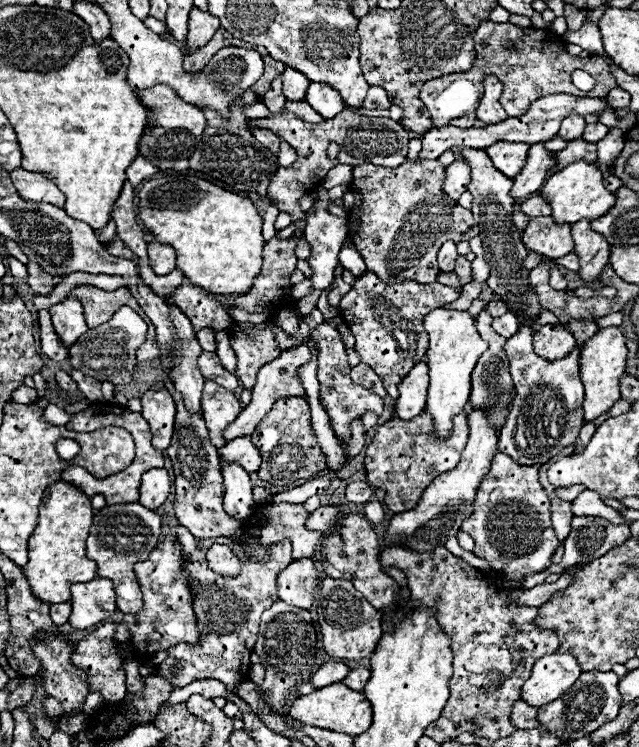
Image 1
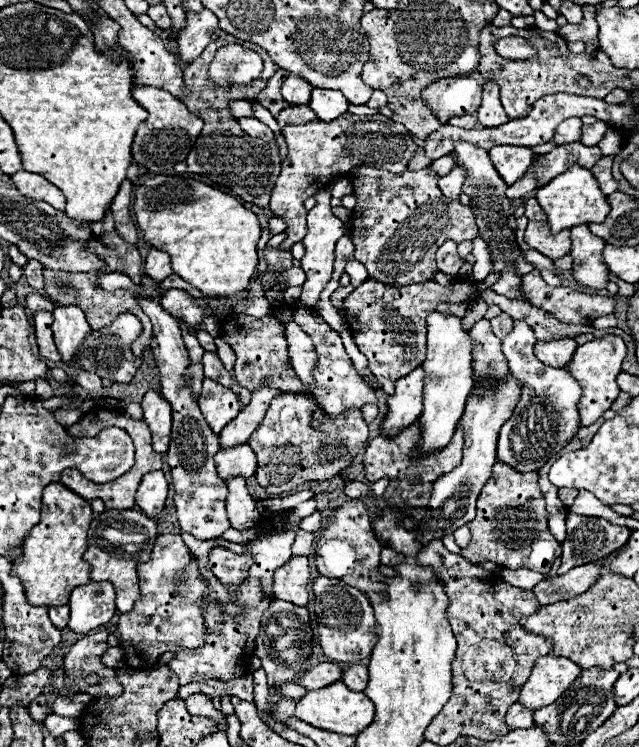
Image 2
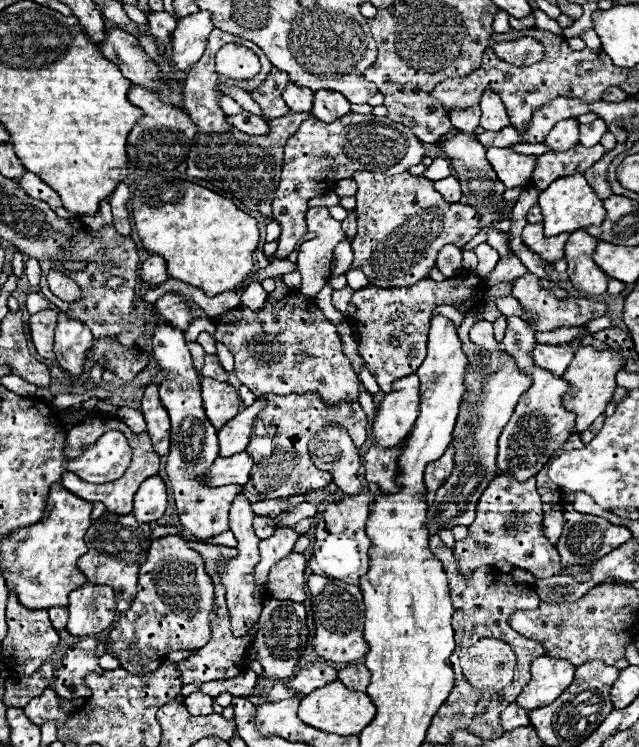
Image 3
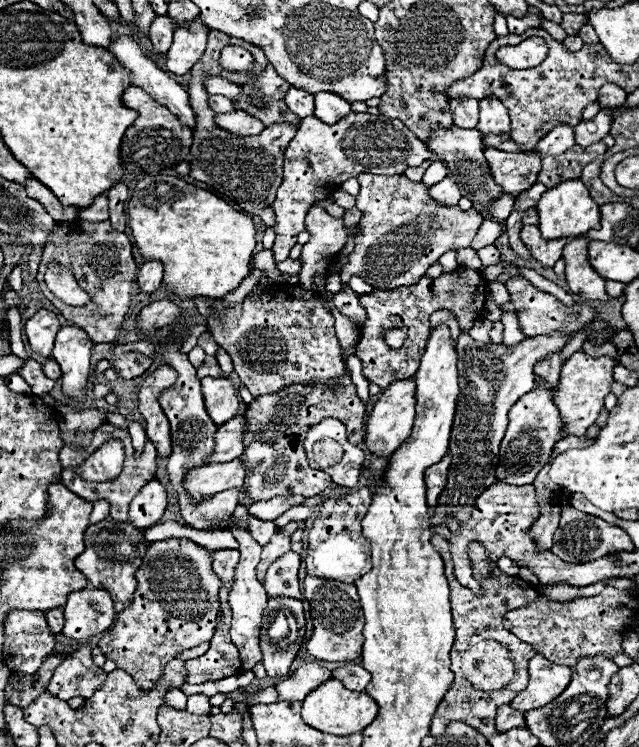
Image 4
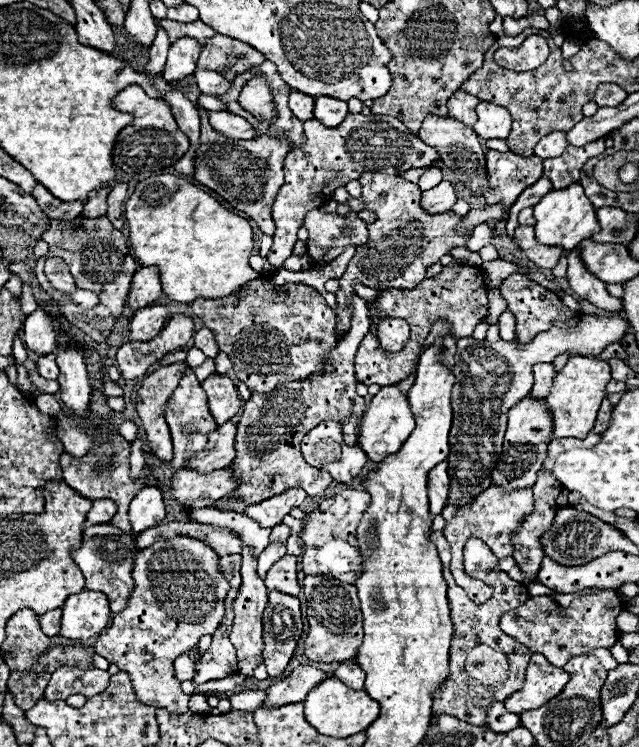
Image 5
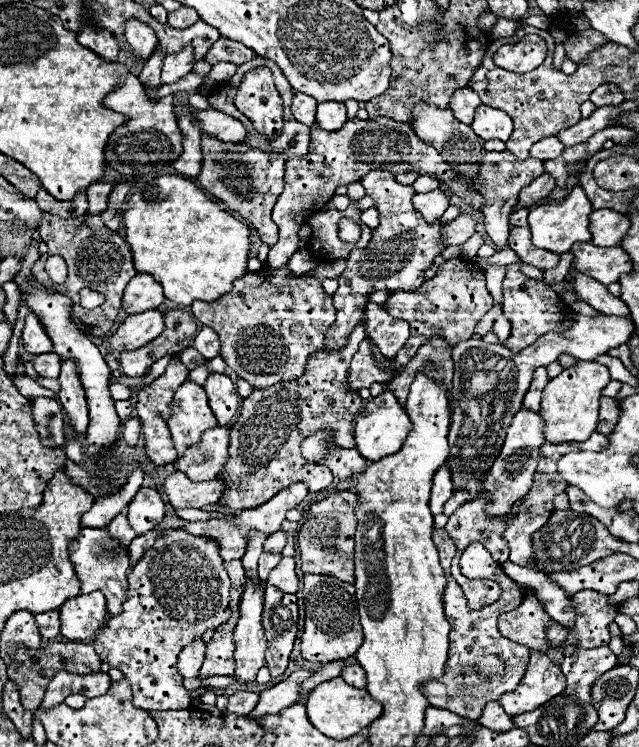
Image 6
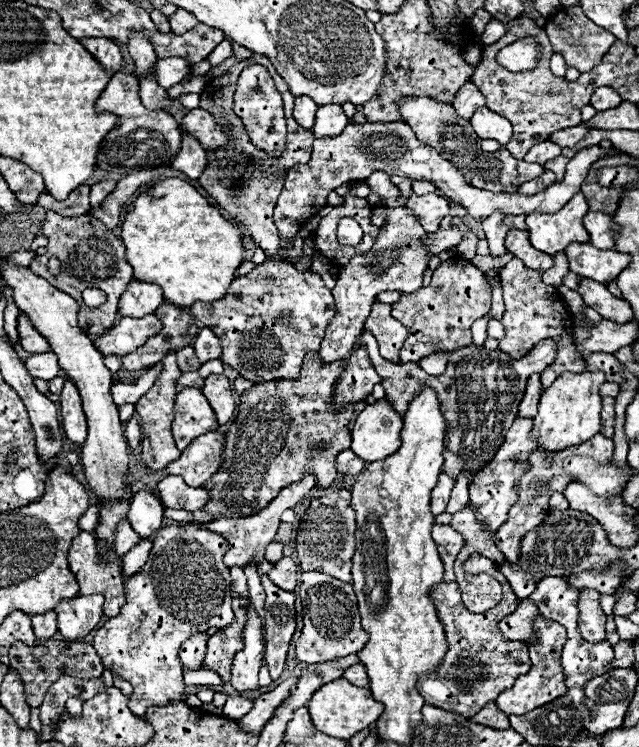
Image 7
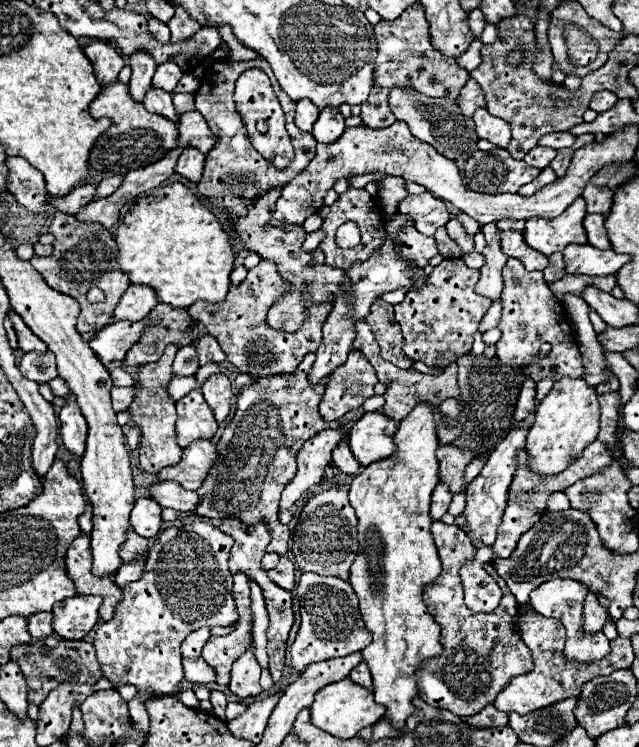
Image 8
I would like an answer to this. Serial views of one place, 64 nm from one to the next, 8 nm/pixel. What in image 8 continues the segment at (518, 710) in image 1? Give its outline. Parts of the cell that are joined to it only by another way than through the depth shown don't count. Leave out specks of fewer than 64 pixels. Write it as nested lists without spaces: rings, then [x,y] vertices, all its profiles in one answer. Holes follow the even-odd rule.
[[[488,704],[484,710],[480,710],[474,716],[464,716],[462,720],[474,728],[506,728],[508,726],[508,714],[496,710],[492,704]]]

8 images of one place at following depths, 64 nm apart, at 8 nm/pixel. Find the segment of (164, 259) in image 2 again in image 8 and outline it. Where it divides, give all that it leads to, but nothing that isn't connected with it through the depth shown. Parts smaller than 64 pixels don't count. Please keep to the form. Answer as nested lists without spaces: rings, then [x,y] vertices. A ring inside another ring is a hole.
[[[132,284],[124,292],[122,300],[118,302],[118,306],[112,314],[112,322],[120,322],[120,320],[138,322],[138,320],[144,320],[156,304],[158,304],[156,294],[148,286],[134,286]]]

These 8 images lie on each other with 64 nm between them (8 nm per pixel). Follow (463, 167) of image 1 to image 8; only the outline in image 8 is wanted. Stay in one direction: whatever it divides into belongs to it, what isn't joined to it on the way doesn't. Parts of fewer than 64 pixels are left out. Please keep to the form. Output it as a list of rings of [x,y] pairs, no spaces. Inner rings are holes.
[[[432,192],[424,194],[408,194],[398,204],[400,214],[408,214],[416,222],[416,230],[424,236],[434,236],[434,232],[450,220],[450,212],[446,204],[432,196]]]

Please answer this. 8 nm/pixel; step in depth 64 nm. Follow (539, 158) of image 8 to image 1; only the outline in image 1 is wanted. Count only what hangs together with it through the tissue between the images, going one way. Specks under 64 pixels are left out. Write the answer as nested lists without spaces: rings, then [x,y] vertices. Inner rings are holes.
[[[572,114],[572,116],[568,116],[568,118],[562,120],[558,138],[568,140],[568,142],[570,142],[570,140],[578,140],[578,138],[582,136],[582,132],[584,132],[584,126],[586,126],[584,118],[578,116],[578,114]]]

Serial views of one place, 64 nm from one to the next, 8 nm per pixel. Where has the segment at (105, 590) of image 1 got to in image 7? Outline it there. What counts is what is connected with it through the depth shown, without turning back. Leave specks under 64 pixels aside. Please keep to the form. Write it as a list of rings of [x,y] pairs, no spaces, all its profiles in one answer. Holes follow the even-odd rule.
[[[102,594],[62,600],[54,608],[54,612],[58,614],[58,632],[66,640],[80,640],[88,636],[102,618],[102,604],[104,604]]]

